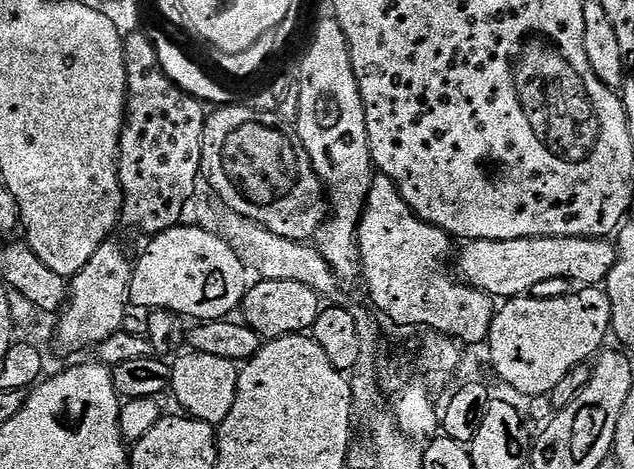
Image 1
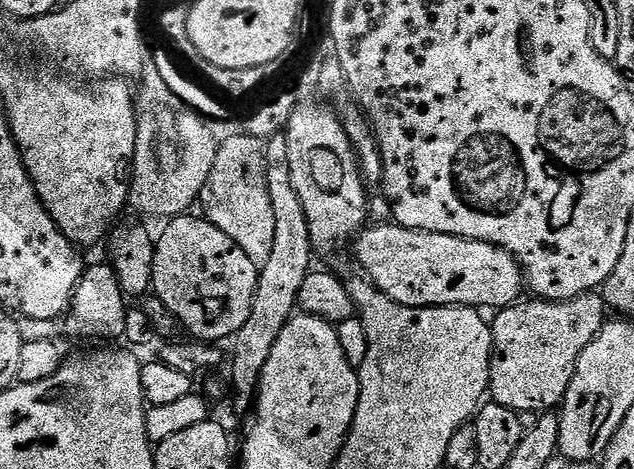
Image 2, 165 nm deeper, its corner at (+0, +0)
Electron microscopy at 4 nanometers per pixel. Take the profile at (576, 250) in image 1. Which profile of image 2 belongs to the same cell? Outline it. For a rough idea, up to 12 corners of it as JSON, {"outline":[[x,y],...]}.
{"outline":[[380,222],[359,271],[415,308],[511,308],[505,248]]}

